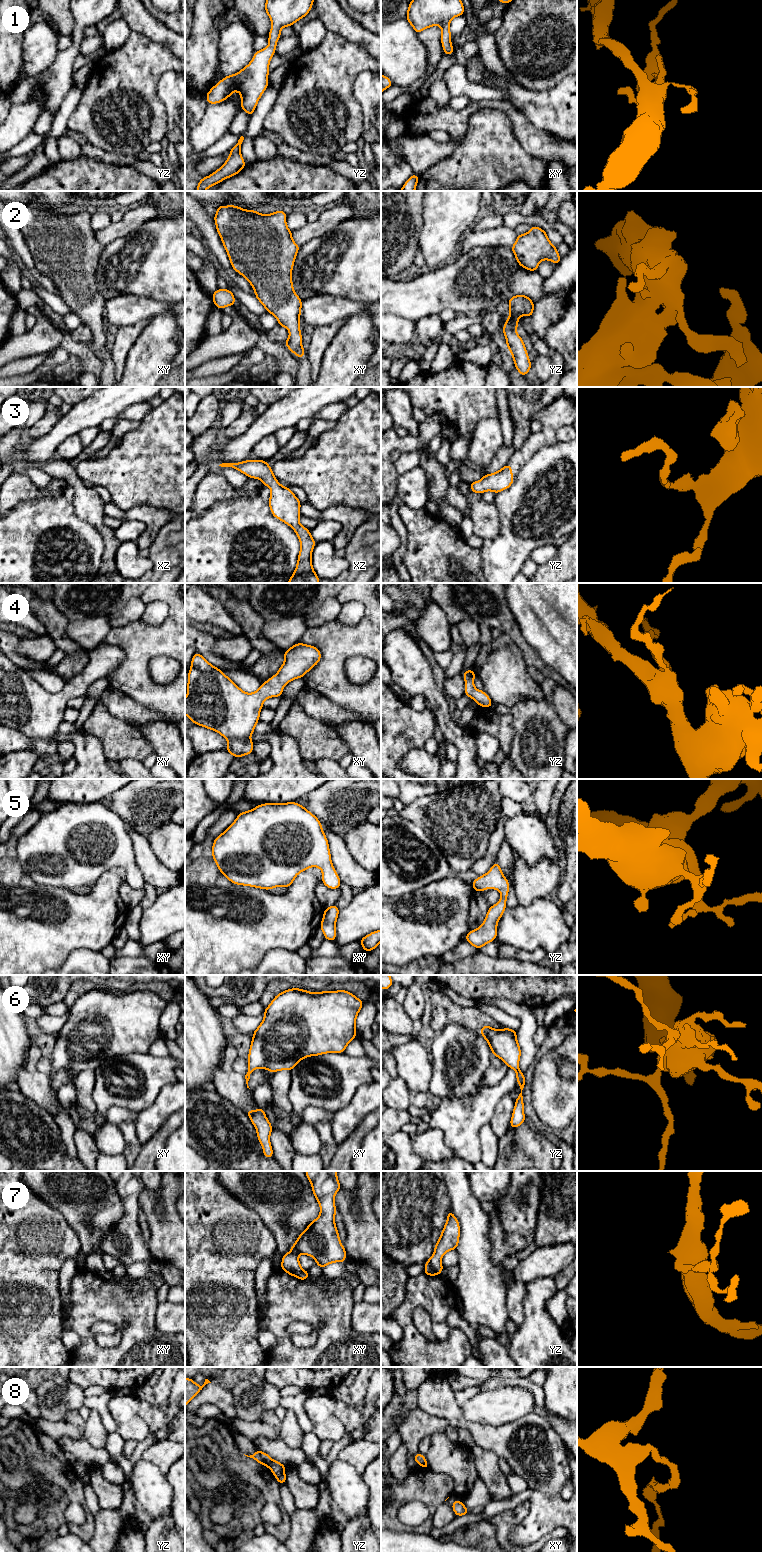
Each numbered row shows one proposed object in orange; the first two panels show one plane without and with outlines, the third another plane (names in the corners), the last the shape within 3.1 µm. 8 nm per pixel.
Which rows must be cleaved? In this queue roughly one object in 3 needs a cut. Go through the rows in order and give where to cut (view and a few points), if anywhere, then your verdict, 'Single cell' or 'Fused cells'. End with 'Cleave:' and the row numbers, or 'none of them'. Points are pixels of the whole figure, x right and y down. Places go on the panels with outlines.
1: No split. Single cell
2: No split. Single cell
3: No split. Single cell
4: No split. Single cell
5: No split. Single cell
6: No split. Single cell
7: No split. Single cell
8: Split along yz (272, 1460), (266, 1465). Fused cells
Cleave: 8

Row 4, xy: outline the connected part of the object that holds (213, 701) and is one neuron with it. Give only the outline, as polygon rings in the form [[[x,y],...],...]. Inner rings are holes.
[[[296,643],[284,651],[284,662],[276,675],[254,693],[246,693],[219,668],[195,653],[188,672],[185,715],[196,725],[216,731],[228,740],[225,749],[234,757],[253,753],[250,736],[259,722],[263,702],[280,697],[286,684],[302,678],[321,659],[320,650]]]

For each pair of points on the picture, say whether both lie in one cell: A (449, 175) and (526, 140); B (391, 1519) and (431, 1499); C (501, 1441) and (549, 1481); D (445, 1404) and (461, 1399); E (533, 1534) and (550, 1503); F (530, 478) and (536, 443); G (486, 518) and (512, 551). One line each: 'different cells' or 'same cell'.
A: different cells
B: same cell
C: same cell
D: different cells
E: same cell
F: different cells
G: different cells

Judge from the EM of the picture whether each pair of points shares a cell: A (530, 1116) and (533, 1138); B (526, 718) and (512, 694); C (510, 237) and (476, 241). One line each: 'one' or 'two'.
A: two
B: two
C: one

